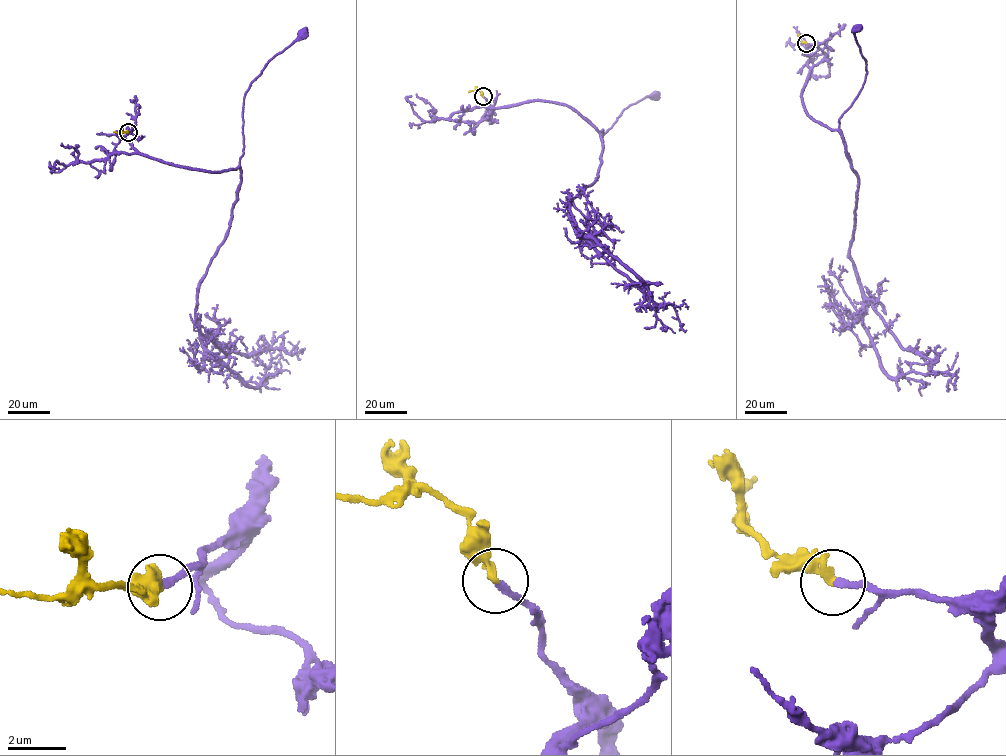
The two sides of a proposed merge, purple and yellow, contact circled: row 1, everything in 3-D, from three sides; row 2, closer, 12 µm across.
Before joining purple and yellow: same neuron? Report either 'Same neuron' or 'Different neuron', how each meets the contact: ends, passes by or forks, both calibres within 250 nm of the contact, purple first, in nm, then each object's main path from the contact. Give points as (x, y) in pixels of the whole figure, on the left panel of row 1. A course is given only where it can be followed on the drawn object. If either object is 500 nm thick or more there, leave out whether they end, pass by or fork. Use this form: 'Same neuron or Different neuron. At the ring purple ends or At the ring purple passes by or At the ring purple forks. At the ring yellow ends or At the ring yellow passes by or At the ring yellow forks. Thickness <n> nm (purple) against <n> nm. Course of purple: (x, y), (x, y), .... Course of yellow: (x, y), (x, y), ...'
Same neuron. At the ring purple ends. At the ring yellow passes by. Thickness 190 nm (purple) against 200 nm. Course of purple: (128, 132), (133, 129), (125, 136), (133, 148), (163, 161), (234, 168), (243, 154), (245, 93), (303, 33). Course of yellow: (128, 132), (114, 131)

